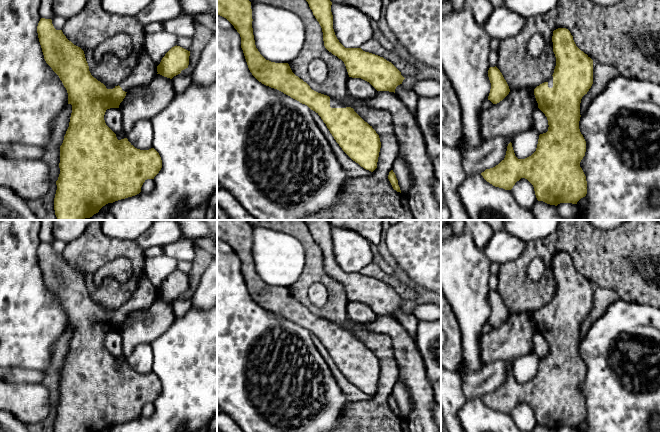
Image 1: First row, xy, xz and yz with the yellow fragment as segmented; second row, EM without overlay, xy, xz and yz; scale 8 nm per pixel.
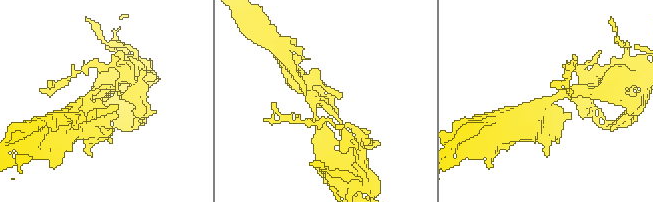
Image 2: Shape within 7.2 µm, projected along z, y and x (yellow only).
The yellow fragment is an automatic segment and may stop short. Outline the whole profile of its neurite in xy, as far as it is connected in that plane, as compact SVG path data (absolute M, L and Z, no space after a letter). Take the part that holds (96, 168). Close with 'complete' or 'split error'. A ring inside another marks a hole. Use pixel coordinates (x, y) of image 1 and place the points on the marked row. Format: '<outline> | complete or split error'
M41 18L37 26L37 33L44 59L59 76L68 93L68 104L72 105L69 127L60 146L60 174L56 181L57 190L54 198L55 215L57 220L84 220L98 213L108 203L139 194L143 183L147 179L154 179L162 168L161 157L154 148L140 150L135 148L127 138L117 139L116 134L105 123L106 110L119 108L128 90L150 83L157 74L170 79L180 74L182 70L188 68L190 51L176 45L165 54L157 66L146 49L142 48L137 65L131 74L120 85L111 87L105 86L91 75L84 51L69 41L62 30L56 30L51 19Z | split error

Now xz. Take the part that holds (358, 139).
M217 0L217 14L226 18L240 34L248 68L259 82L307 105L321 117L353 161L371 172L377 168L381 142L372 126L353 108L312 90L292 72L288 63L271 62L260 54L255 45L249 0Z | split error

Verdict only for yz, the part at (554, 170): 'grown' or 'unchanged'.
grown

